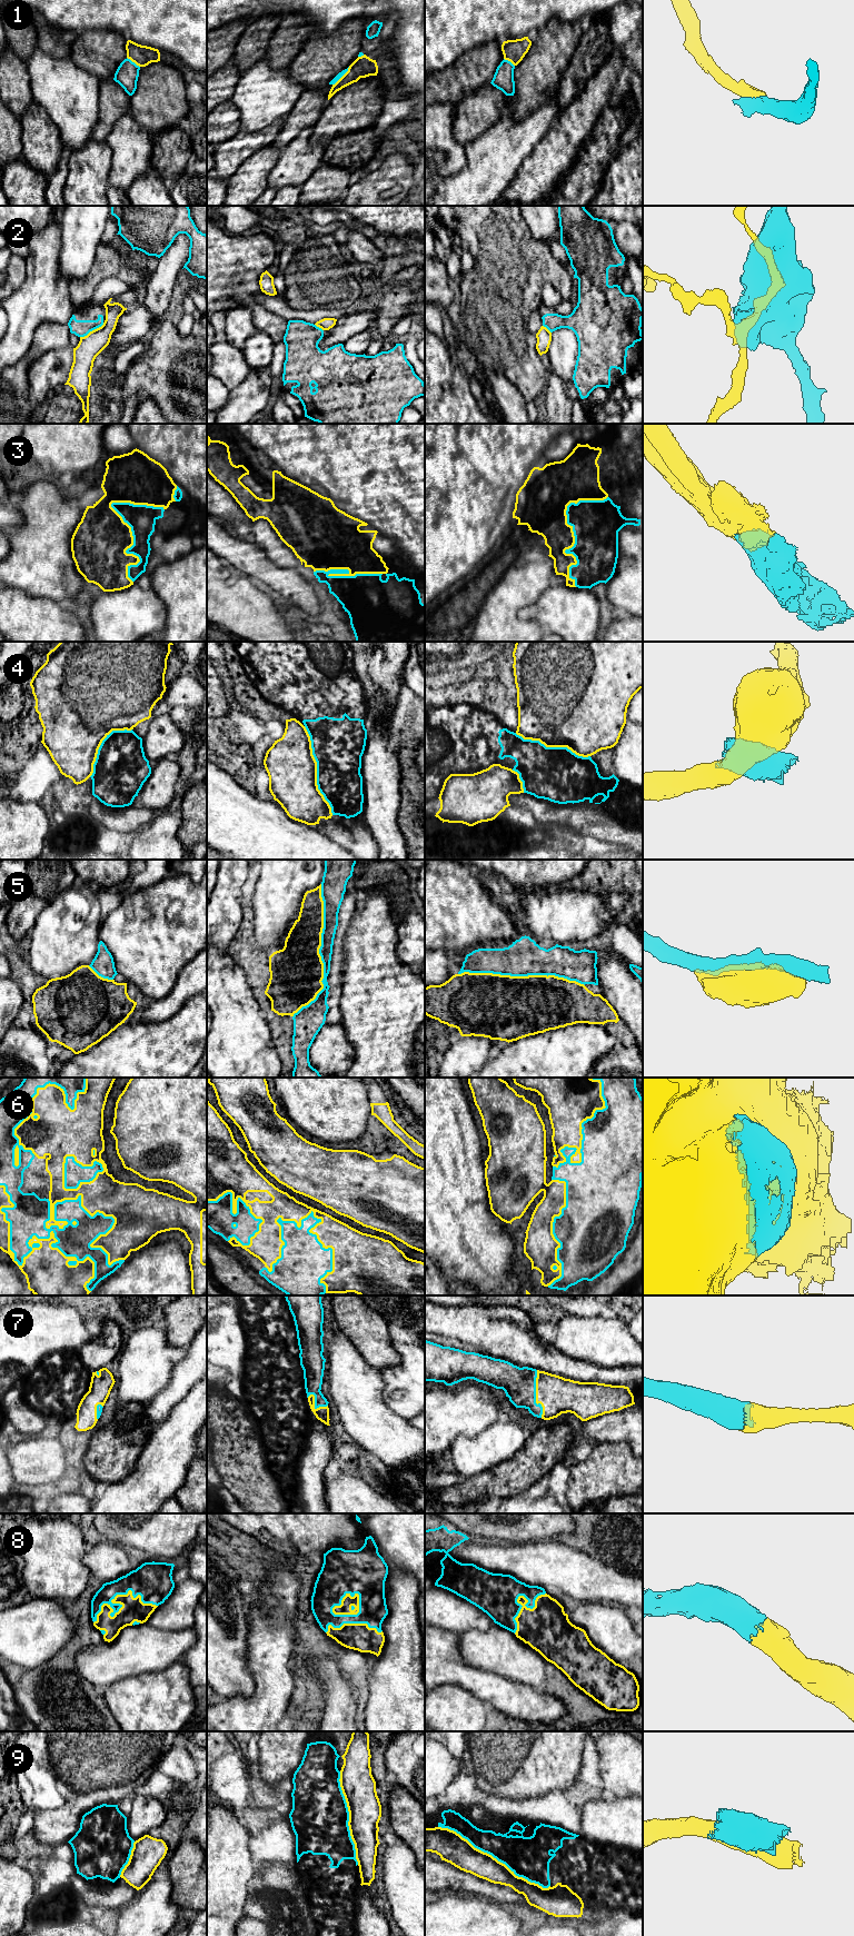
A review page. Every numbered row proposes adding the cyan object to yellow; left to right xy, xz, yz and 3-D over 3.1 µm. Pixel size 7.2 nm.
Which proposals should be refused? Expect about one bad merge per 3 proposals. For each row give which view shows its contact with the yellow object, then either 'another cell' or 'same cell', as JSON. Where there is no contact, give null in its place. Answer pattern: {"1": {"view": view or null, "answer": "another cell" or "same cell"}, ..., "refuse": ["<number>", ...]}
{"1": {"view": "xz", "answer": "another cell"}, "2": {"view": "xy", "answer": "another cell"}, "3": {"view": "xy", "answer": "same cell"}, "4": {"view": "xz", "answer": "another cell"}, "5": {"view": "xz", "answer": "same cell"}, "6": {"view": "xy", "answer": "same cell"}, "7": {"view": "yz", "answer": "same cell"}, "8": {"view": "xy", "answer": "same cell"}, "9": {"view": "yz", "answer": "another cell"}, "refuse": ["1", "2", "4", "9"]}

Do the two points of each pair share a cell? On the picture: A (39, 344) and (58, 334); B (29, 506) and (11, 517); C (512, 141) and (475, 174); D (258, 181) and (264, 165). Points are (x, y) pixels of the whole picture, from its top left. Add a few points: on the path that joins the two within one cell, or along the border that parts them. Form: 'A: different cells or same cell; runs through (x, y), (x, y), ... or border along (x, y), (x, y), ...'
A: same cell; runs through (43, 340), (48, 336), (53, 336)
B: different cells; border along (18, 505), (22, 515), (22, 522), (11, 530)
C: same cell; runs through (503, 149), (484, 168)
D: same cell; runs through (258, 177), (259, 169)

